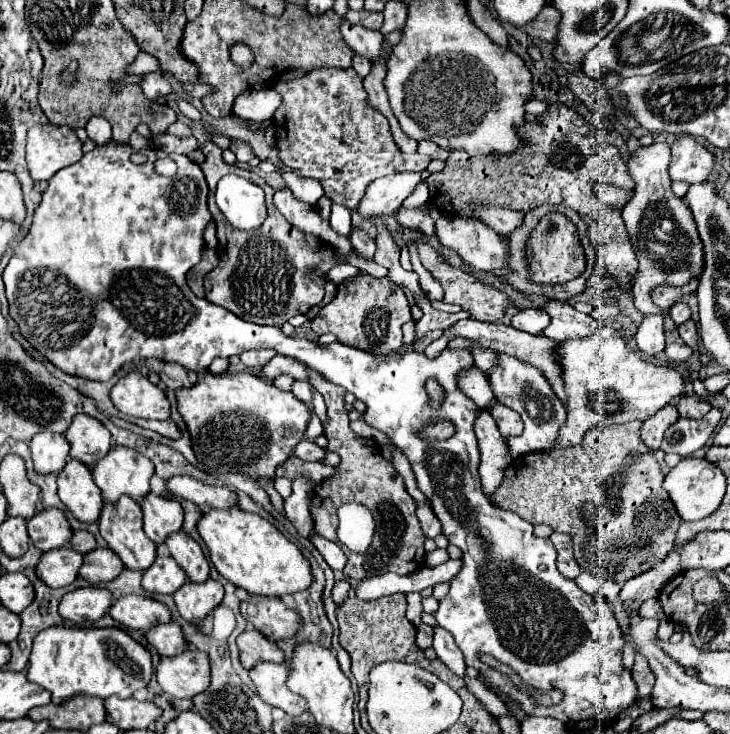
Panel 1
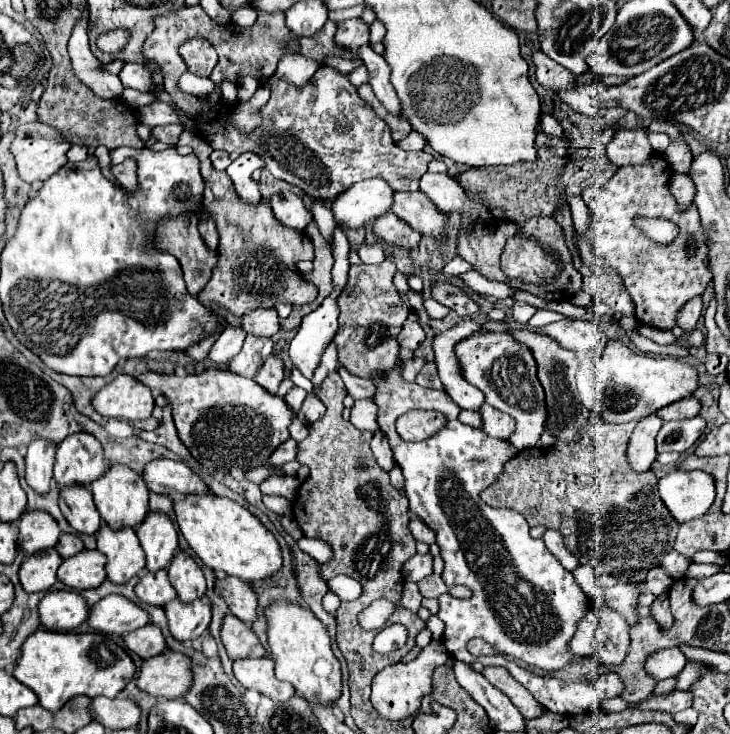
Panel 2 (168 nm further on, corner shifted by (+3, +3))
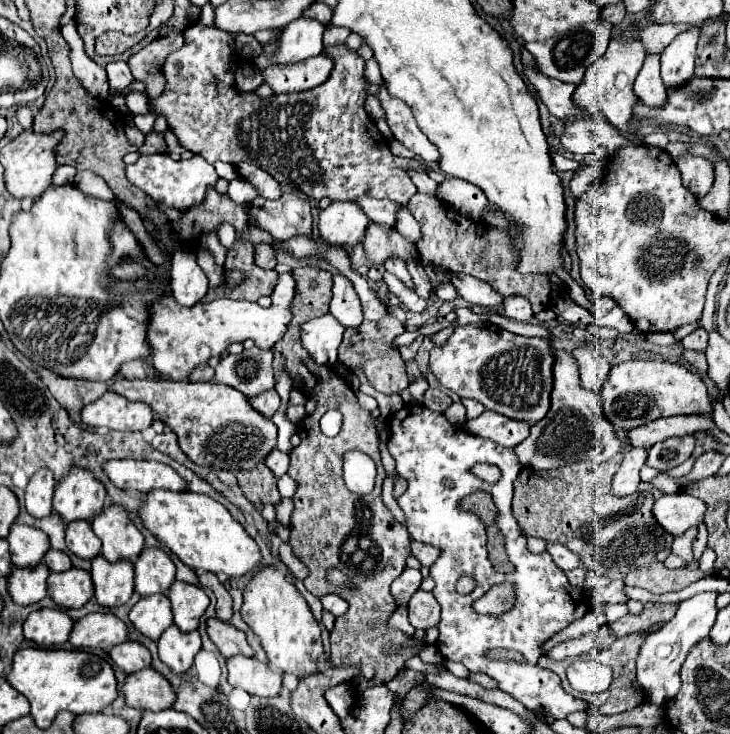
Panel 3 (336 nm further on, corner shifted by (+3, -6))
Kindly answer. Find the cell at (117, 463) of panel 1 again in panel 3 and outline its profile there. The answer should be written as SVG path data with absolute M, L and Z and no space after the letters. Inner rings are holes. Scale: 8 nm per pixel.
M106 507L94 521L94 533L102 541L102 557L110 563L132 561L144 551L144 537L138 527L128 519L128 513L118 507Z

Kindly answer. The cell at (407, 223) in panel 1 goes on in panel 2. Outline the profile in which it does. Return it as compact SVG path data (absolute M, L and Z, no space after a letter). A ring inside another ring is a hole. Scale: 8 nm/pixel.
M392 212L380 216L374 222L374 234L402 248L416 248L420 242L420 232L410 228L410 224L406 224L404 220L398 220L398 216L394 216Z

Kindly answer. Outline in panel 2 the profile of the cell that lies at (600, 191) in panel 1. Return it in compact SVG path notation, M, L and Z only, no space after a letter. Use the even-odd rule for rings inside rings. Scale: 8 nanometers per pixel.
M654 152L650 162L640 164L640 166L620 166L618 172L604 186L600 186L600 188L590 186L582 192L582 200L586 202L586 206L590 210L590 218L592 218L590 236L592 236L592 246L594 246L594 254L596 254L596 266L592 266L592 270L594 272L596 272L596 268L616 270L622 276L622 280L624 280L624 284L626 284L626 288L628 288L628 292L636 304L636 318L642 324L652 326L652 328L660 328L660 330L672 330L676 326L676 312L680 310L680 306L686 300L700 296L712 278L710 270L706 268L706 250L708 248L706 248L706 236L700 228L698 210L694 206L680 210L676 198L668 190L668 180L670 180L670 168L664 160L664 154ZM636 214L640 214L640 216L662 216L662 218L676 222L680 226L678 238L668 246L662 246L662 244L648 240L632 224L632 218ZM688 238L694 240L694 254L692 256L688 254Z

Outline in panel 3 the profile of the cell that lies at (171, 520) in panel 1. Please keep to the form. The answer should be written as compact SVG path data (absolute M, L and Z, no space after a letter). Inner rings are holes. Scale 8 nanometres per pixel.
M144 549L142 555L134 561L134 585L140 597L154 593L166 595L174 583L176 567L172 559L160 549Z

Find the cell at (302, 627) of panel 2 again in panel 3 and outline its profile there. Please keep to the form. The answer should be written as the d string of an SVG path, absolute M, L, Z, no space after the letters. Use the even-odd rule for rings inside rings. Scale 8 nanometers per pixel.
M266 565L260 569L250 583L242 591L242 607L240 615L244 623L258 635L270 667L274 667L280 673L292 673L296 677L306 677L316 669L314 661L324 653L322 637L320 637L320 625L316 623L306 599L298 593L296 585L290 581L290 577L278 569L276 565Z

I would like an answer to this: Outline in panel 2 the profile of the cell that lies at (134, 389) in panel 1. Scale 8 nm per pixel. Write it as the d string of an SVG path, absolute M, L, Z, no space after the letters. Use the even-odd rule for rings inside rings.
M130 374L116 376L94 396L92 404L102 416L126 420L146 420L152 416L154 410L150 388L146 388Z

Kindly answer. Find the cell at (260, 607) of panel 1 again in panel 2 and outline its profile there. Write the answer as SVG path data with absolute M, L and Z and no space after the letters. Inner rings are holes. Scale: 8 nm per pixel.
M226 578L216 582L216 592L226 600L230 612L246 624L252 624L258 616L258 594L250 584L238 578Z

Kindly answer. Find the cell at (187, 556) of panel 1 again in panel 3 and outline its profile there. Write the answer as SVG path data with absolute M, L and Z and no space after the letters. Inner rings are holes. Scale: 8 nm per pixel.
M174 581L174 585L168 591L168 599L172 603L174 625L178 625L178 629L182 633L190 633L190 631L198 629L200 617L204 615L206 607L210 603L206 593L196 585Z

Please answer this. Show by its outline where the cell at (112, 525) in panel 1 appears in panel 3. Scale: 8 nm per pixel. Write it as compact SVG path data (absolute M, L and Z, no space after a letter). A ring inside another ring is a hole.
M102 555L92 561L94 601L102 607L118 607L134 593L134 567L130 561L108 563Z

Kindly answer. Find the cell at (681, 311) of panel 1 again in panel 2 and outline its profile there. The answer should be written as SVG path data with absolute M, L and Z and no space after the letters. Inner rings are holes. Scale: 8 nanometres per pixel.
M696 296L694 300L690 300L690 304L684 304L678 310L678 326L684 332L692 332L696 322L698 322L698 318L700 318L700 312L702 312L702 298Z

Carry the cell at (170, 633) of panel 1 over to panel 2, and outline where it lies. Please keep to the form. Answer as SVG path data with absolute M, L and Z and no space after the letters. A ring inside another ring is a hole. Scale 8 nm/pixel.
M146 624L144 628L138 628L126 636L128 650L140 654L142 658L158 656L166 650L166 640L162 636L162 630L156 624Z

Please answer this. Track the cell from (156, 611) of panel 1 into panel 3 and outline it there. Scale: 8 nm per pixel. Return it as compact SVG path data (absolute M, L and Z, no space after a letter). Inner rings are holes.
M90 613L74 623L70 643L76 649L112 649L128 639L126 623L112 613Z

